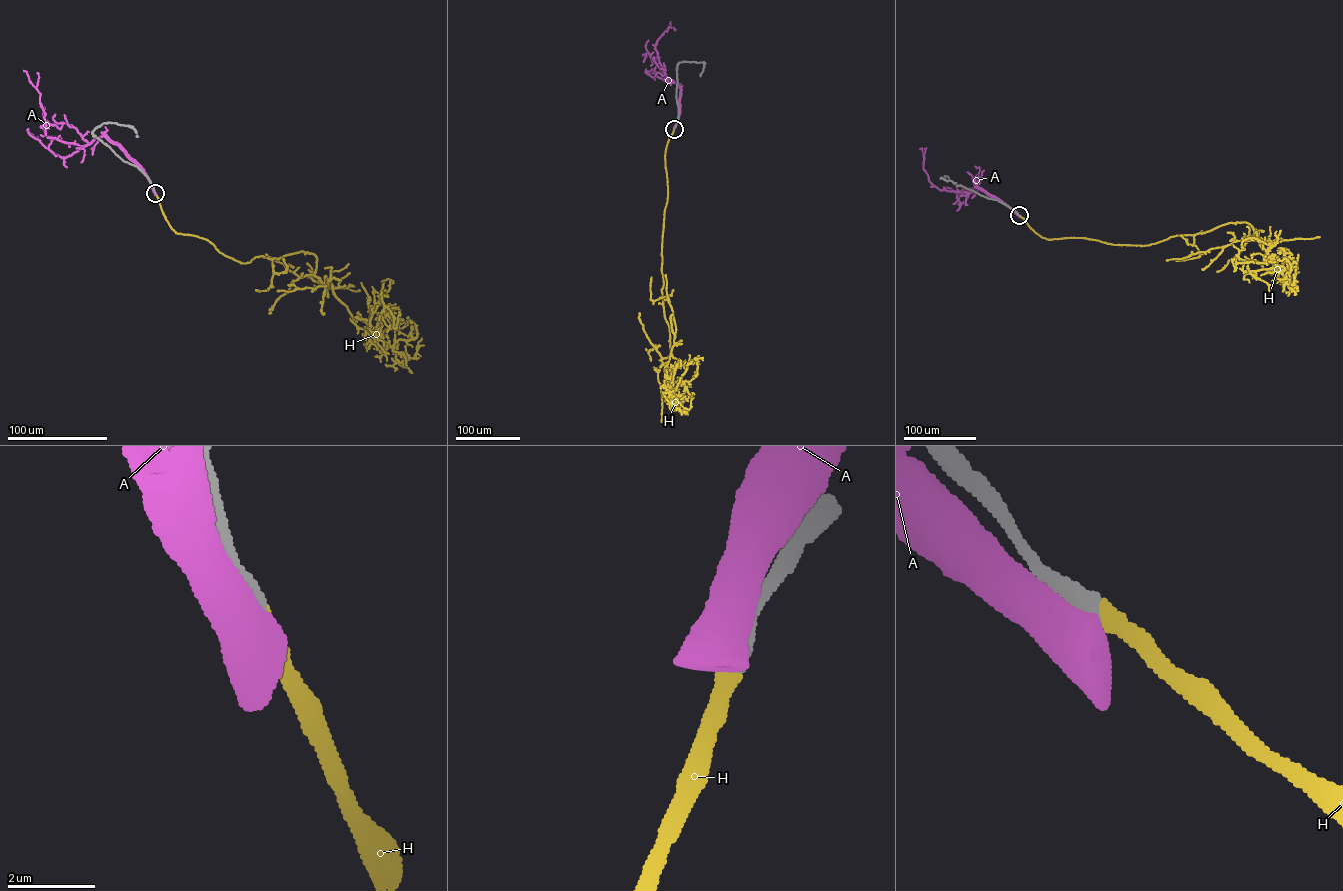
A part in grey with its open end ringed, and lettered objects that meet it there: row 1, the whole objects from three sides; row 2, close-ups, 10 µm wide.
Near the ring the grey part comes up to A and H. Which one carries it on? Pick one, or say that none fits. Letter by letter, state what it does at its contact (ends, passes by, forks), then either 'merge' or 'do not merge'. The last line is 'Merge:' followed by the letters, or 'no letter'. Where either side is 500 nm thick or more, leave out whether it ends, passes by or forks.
A: do not merge
H: it ends; merge
Merge: H

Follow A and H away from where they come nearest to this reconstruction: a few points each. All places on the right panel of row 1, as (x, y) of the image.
A: (1019, 215), (975, 183), (969, 193), (939, 189), (929, 181), (923, 169), (924, 156), (919, 149)
H: (1019, 215), (1046, 238), (1142, 246), (1246, 222), (1277, 266), (1237, 255), (1234, 271), (1234, 258)

